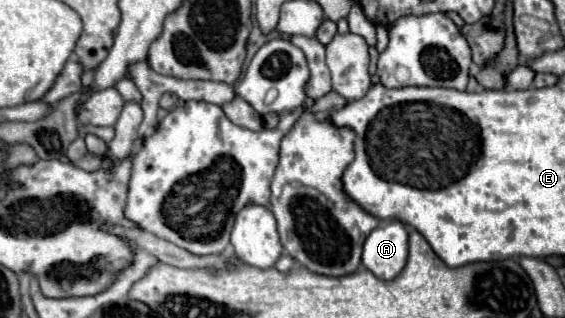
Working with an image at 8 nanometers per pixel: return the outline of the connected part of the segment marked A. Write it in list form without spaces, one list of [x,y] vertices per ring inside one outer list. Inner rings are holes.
[[[387,221],[367,235],[361,263],[375,277],[393,279],[407,263],[407,253],[407,227],[401,221]]]

